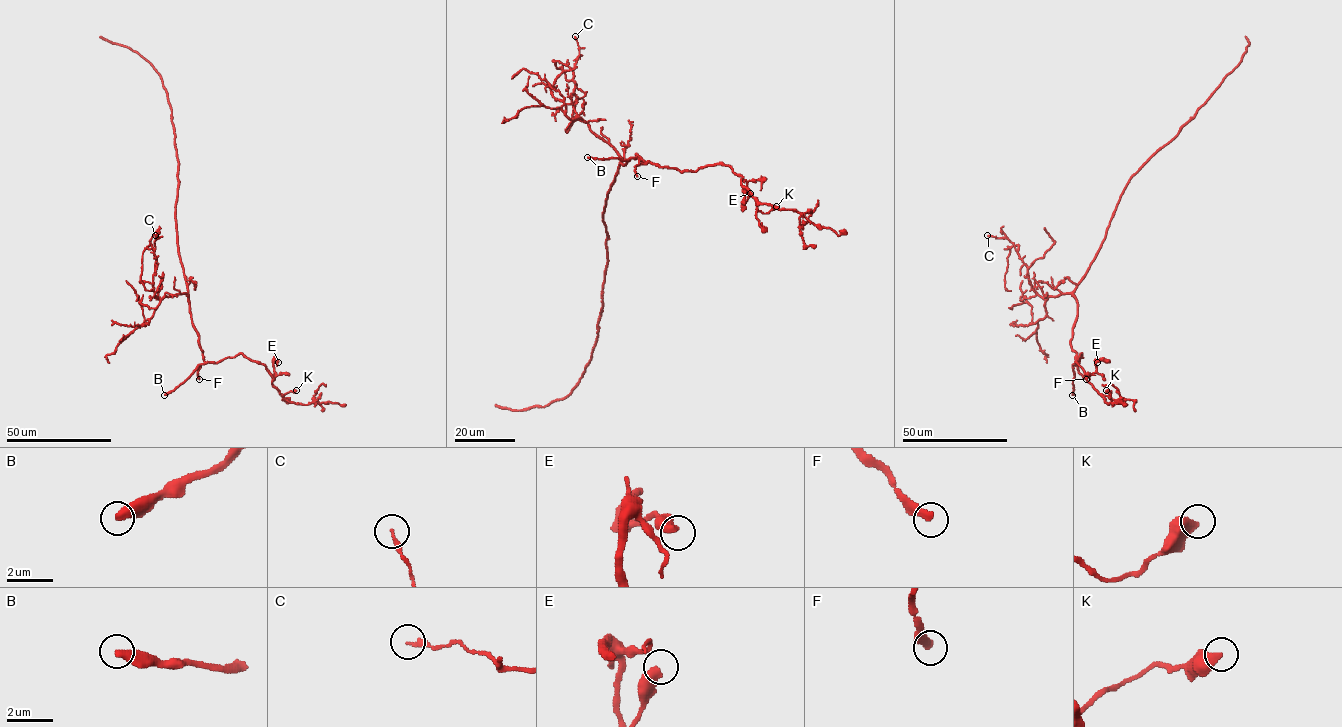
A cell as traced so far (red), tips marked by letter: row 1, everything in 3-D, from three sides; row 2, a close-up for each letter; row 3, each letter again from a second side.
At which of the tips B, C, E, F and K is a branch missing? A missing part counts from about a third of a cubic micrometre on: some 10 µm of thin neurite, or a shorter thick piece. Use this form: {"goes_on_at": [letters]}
{"goes_on_at": ["B", "F"]}

